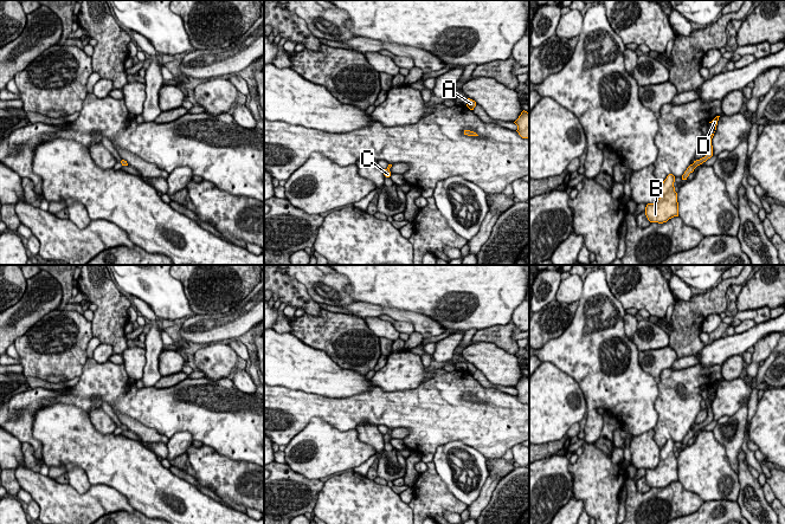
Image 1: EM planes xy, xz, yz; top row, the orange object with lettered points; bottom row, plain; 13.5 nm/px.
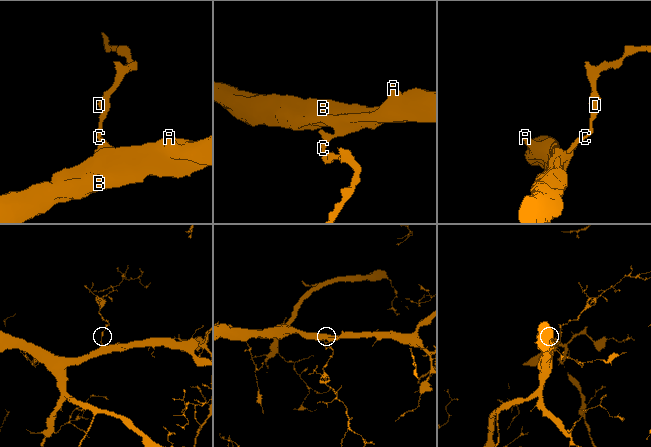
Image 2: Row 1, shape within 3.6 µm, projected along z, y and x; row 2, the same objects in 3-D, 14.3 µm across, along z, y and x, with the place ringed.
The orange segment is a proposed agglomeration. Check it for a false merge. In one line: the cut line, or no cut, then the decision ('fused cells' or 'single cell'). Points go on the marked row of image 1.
cut none; single cell

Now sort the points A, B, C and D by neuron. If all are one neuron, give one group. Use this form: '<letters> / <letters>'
A B C D

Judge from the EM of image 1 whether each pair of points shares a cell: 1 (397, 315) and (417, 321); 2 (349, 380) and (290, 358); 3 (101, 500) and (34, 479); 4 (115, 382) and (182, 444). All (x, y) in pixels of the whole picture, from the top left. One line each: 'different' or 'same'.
1: same
2: same
3: same
4: different

